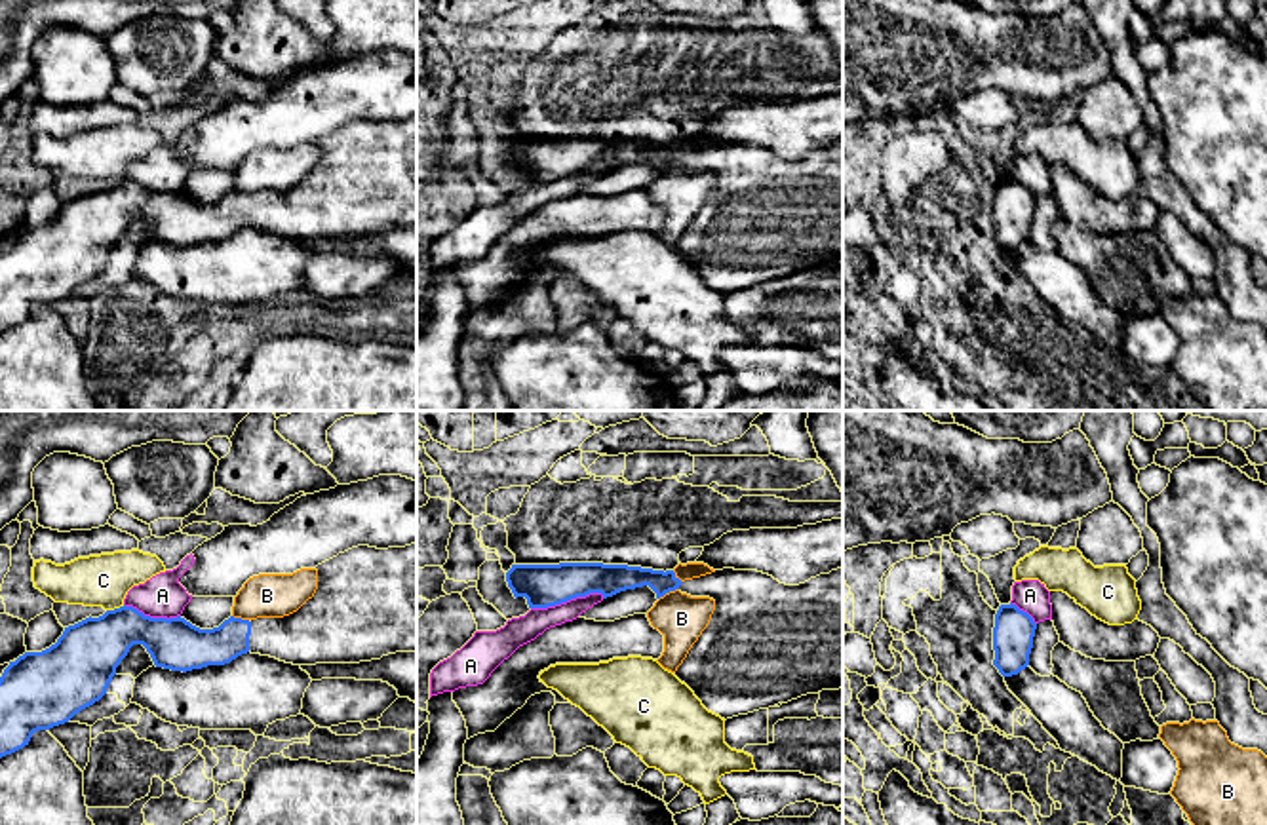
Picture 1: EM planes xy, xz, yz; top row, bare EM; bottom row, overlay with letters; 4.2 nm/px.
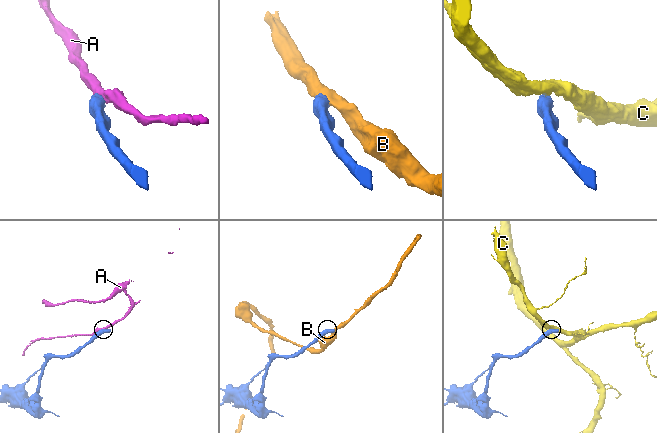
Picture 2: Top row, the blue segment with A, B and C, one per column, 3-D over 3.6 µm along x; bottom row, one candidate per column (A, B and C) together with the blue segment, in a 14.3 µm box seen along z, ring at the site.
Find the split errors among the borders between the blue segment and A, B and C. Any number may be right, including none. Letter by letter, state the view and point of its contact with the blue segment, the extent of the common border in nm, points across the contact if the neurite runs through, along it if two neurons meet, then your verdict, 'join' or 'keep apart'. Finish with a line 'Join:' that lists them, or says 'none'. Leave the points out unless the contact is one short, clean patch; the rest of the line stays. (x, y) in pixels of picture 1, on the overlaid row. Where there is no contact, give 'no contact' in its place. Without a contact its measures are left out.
A: meets blue in xz at (567, 599); contact 320 nm long; border along xz (604, 595), (577, 595), (531, 609); keep apart
B: meets blue in xz at (668, 592); contact 100 nm long; border along xz (678, 588), (659, 599); keep apart
C: meets blue in xy at (115, 609); contact 80 nm long; border along xy (124, 605), (107, 611); keep apart
Join: none

